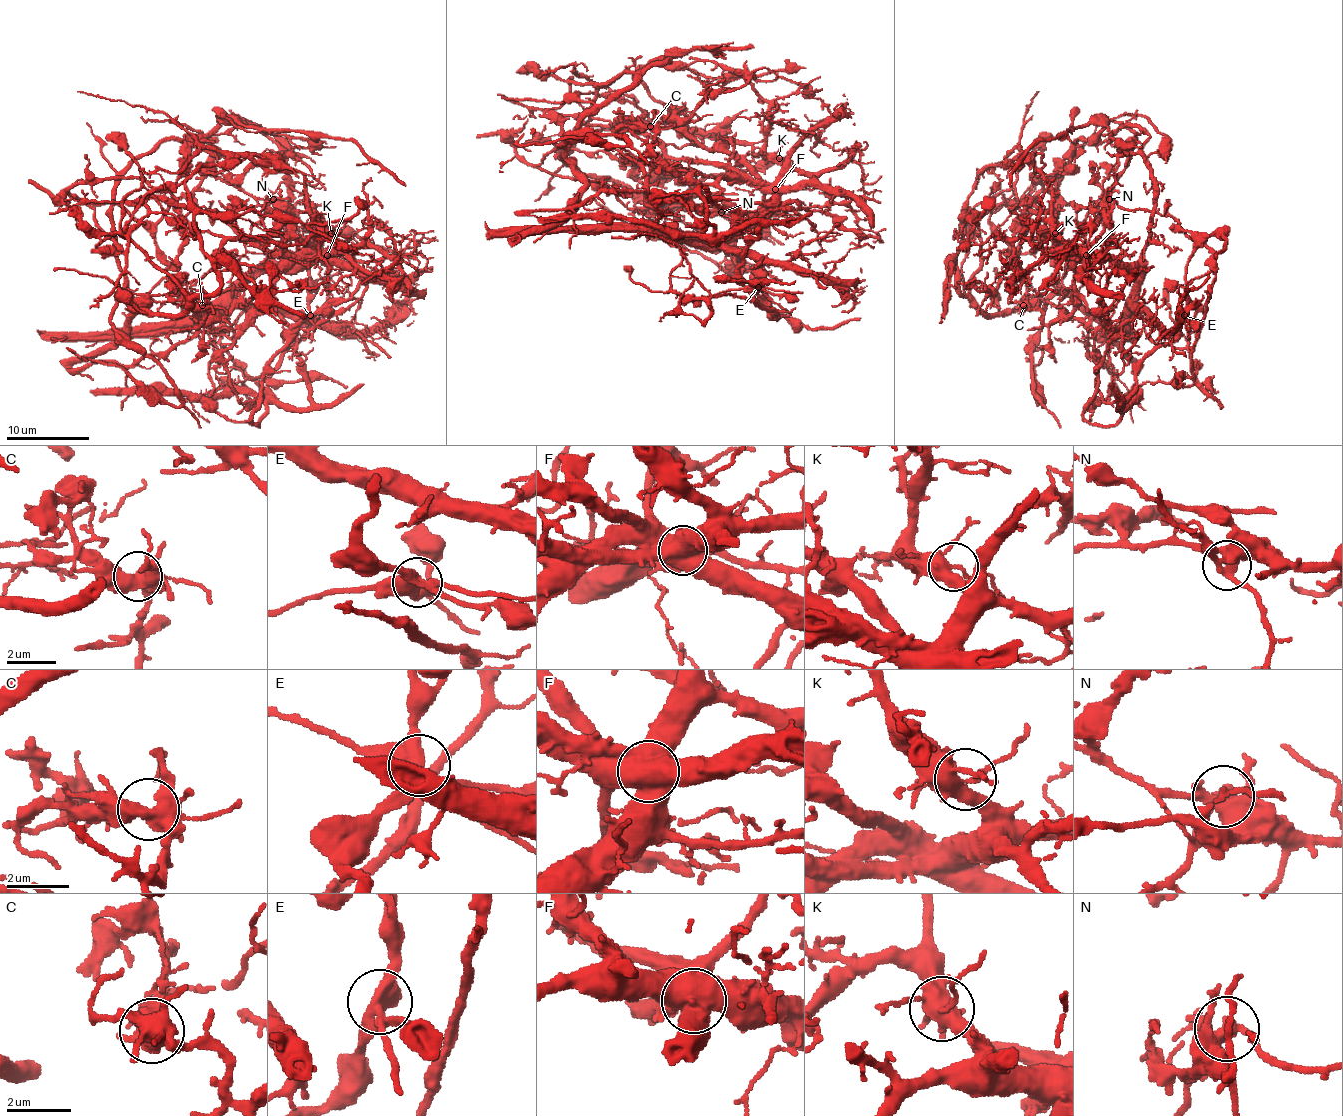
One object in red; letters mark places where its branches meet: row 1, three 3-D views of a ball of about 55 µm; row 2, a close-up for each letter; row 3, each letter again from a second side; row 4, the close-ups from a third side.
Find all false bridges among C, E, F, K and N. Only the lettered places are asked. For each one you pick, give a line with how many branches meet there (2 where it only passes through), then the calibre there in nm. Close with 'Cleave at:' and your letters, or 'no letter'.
E: Branches: 5. Thickness 440 nm
F: Branches: 4. Thickness 750 nm
N: Branches: 5. Thickness 400 nm
Cleave at: E, F, N

